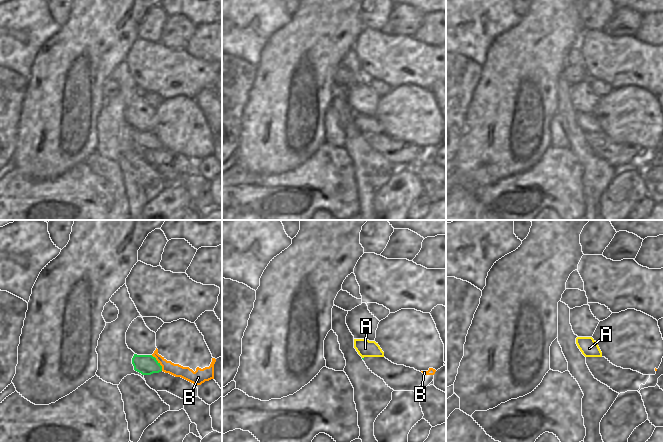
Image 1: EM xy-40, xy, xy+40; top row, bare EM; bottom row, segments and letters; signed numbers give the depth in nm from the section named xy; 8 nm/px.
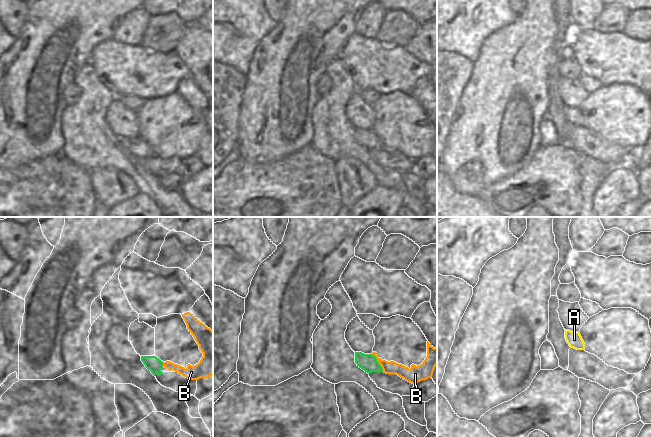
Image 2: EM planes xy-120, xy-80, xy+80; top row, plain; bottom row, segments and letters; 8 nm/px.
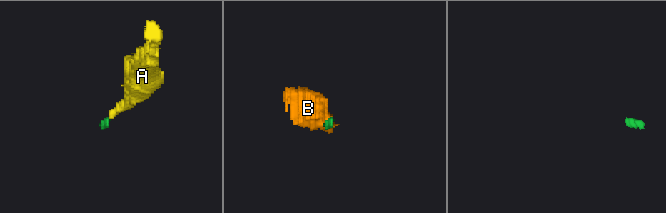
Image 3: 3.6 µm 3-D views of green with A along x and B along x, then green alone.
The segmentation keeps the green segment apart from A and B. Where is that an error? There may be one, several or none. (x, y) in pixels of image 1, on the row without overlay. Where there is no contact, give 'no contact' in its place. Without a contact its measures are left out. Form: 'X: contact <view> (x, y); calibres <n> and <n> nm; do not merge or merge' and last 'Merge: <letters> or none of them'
A: no contact; merge
B: contact xy-40 (157, 138); calibres 160 and 100 nm; do not merge
Merge: A

